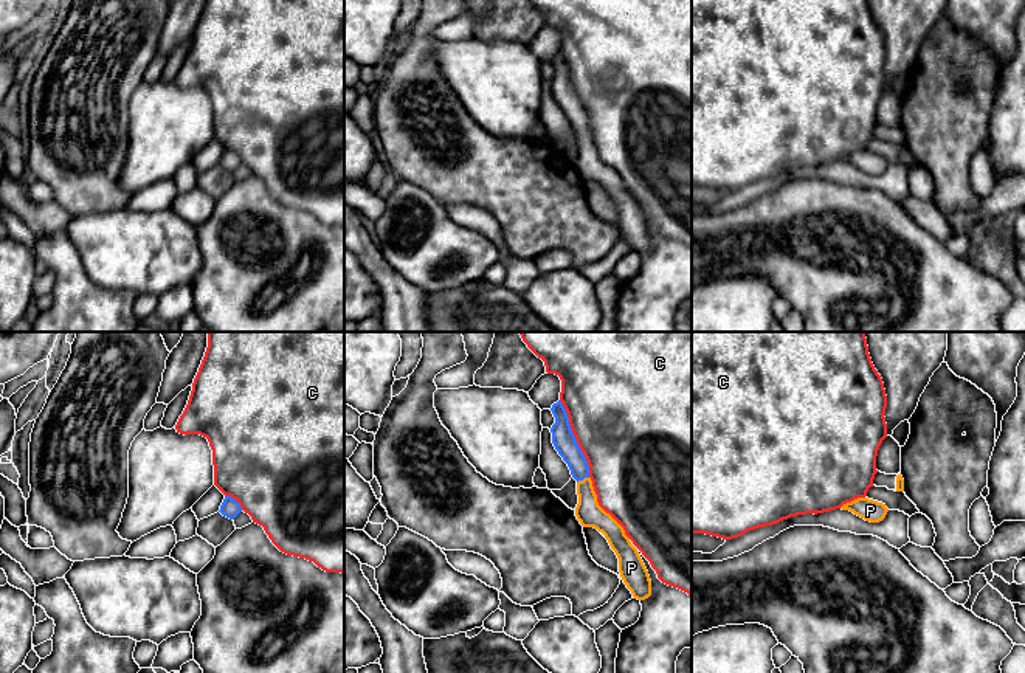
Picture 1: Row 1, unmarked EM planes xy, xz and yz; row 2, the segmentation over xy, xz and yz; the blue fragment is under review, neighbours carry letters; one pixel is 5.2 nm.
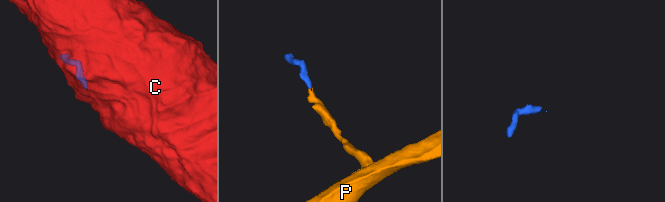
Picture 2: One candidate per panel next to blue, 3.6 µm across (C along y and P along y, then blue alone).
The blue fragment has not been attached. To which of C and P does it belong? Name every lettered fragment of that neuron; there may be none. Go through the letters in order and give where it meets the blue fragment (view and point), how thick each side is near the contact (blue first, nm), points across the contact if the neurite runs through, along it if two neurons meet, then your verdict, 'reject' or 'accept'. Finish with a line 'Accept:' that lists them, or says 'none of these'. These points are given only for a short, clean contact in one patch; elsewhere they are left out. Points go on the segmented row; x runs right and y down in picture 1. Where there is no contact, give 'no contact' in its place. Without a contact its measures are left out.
C: contact xz (574, 439); calibres 120 and 480 nm; reject
P: contact xz (582, 479); calibres 120 and 140 nm; way xz (563, 439), (579, 465), (582, 479), (588, 512); accept
Accept: P

